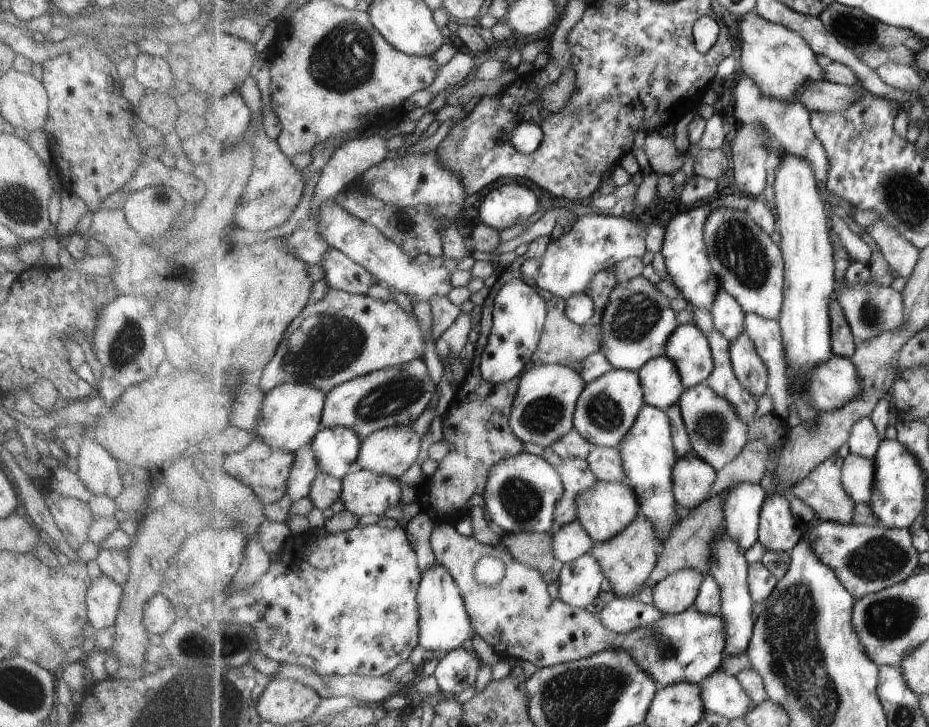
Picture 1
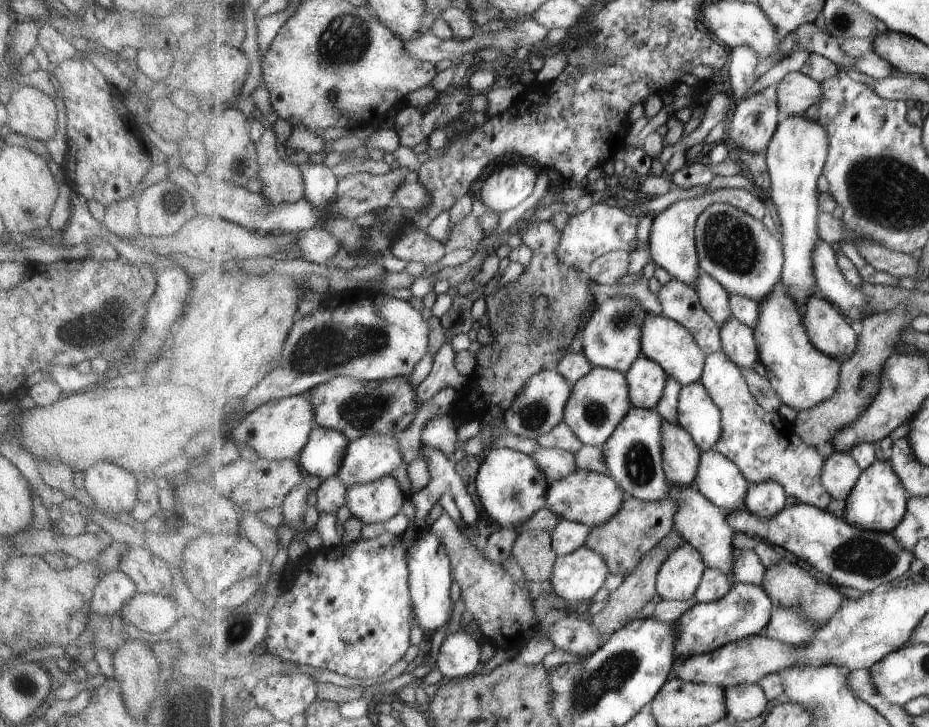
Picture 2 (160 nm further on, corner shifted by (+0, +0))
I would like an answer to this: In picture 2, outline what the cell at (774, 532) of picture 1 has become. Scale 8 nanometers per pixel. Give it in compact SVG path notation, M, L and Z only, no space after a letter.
M777 481L752 483L745 495L747 509L762 517L772 517L786 509L788 492Z

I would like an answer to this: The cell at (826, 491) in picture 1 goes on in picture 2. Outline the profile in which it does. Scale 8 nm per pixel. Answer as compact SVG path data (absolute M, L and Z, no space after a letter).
M717 351L707 356L704 373L700 381L708 390L713 402L720 407L722 414L723 430L721 431L721 438L713 449L730 458L741 469L741 472L751 484L763 481L780 482L789 495L796 496L798 502L828 510L829 503L833 498L821 482L821 475L827 457L821 457L821 454L814 447L809 446L796 433L795 424L787 422L783 416L777 413L767 412L761 406L761 403L757 402L756 395L749 388L741 367L734 363L725 351Z

